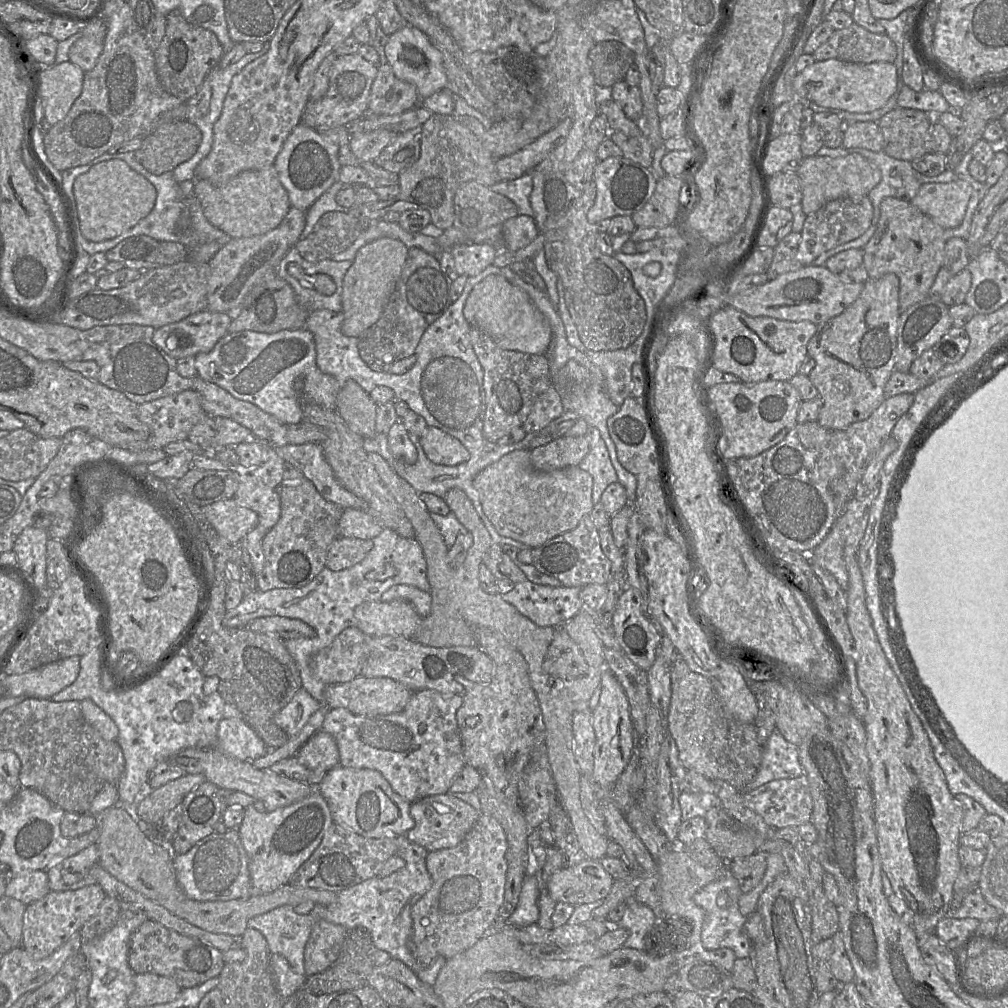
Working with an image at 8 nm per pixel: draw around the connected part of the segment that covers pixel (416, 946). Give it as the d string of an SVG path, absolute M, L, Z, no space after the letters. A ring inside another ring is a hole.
M481 813L457 846L427 853L425 864L432 886L411 908L413 932L409 948L418 966L428 966L439 956L448 960L490 931L504 900L506 851L502 826L494 817Z

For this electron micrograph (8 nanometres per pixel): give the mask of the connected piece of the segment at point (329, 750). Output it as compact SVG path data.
M317 731L294 755L298 762L315 774L326 774L340 764L336 740L329 733Z

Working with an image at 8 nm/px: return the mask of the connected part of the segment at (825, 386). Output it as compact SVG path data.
M887 273L877 279L869 278L858 298L841 314L817 325L817 331L807 344L807 354L814 359L815 367L809 374L818 390L822 407L818 423L830 430L841 430L850 424L867 419L885 399L884 387L895 370L896 336L899 320L899 279Z

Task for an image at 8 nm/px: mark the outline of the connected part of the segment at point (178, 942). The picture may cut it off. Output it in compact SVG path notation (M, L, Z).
M146 919L130 936L128 963L135 974L156 974L173 979L183 990L219 977L225 966L223 953L211 945L169 930Z

